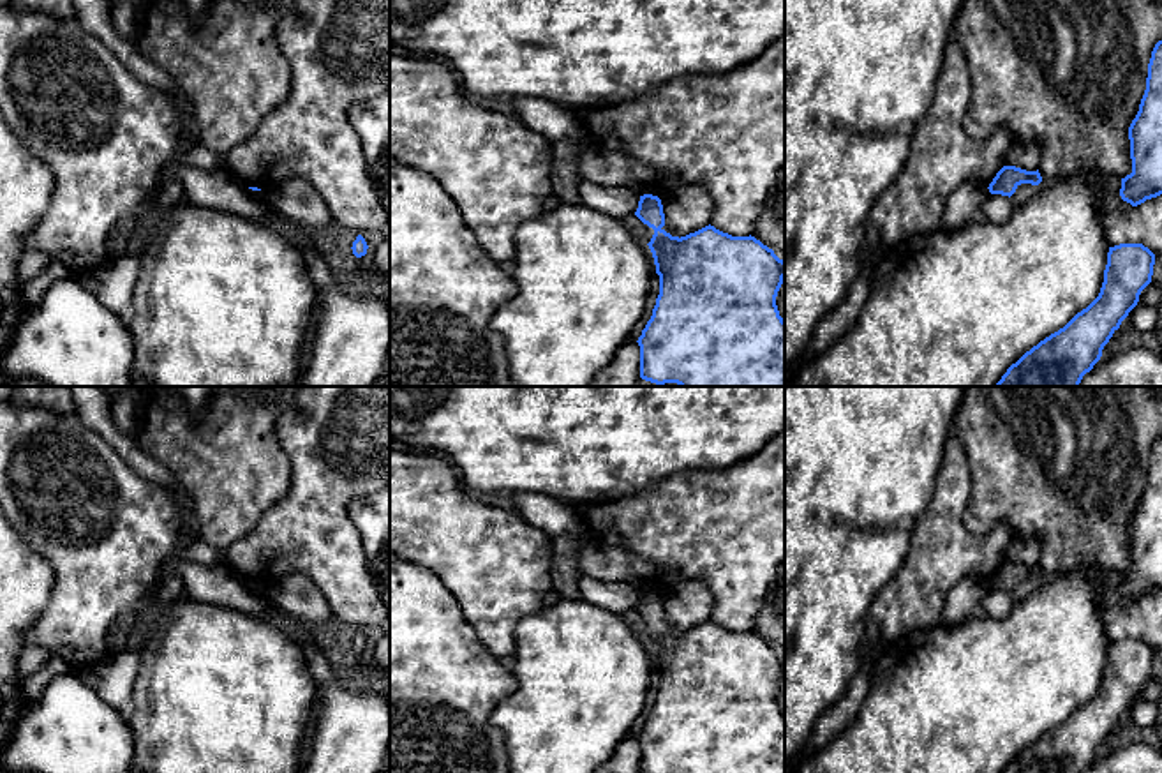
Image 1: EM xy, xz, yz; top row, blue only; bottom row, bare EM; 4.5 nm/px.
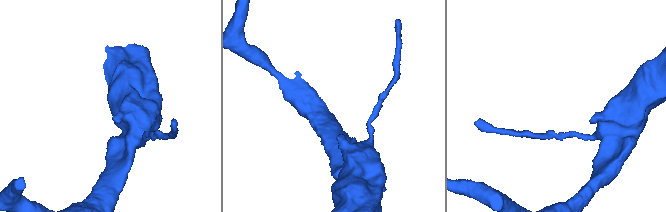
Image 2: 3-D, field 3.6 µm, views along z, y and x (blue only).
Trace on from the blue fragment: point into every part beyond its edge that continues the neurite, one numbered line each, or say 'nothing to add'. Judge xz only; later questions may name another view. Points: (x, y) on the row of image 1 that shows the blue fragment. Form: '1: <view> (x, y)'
nothing to add

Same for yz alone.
nothing to add

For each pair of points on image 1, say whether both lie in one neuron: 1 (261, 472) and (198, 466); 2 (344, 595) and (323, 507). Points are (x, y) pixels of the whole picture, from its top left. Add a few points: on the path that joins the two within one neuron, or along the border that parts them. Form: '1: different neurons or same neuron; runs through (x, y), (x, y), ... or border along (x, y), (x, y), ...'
1: same neuron; runs through (245, 472), (214, 466)
2: same neuron; runs through (341, 574), (323, 544), (323, 528)

